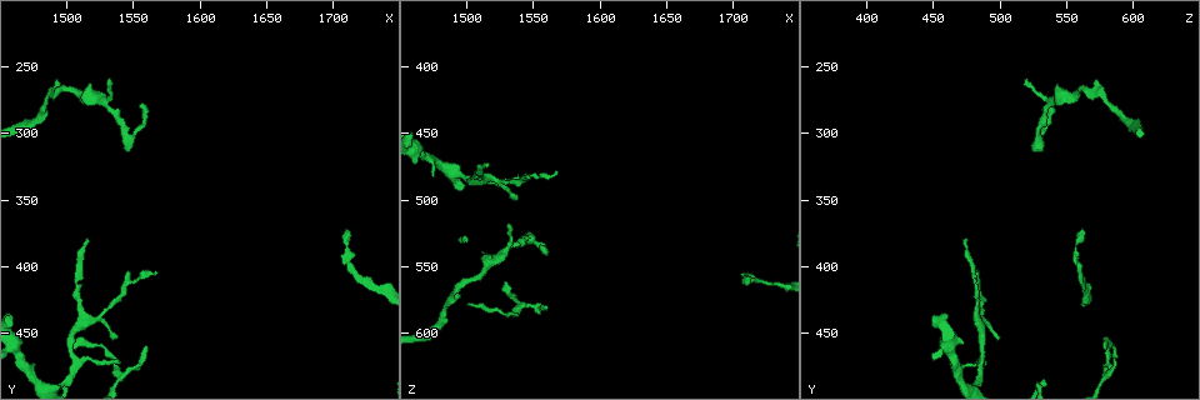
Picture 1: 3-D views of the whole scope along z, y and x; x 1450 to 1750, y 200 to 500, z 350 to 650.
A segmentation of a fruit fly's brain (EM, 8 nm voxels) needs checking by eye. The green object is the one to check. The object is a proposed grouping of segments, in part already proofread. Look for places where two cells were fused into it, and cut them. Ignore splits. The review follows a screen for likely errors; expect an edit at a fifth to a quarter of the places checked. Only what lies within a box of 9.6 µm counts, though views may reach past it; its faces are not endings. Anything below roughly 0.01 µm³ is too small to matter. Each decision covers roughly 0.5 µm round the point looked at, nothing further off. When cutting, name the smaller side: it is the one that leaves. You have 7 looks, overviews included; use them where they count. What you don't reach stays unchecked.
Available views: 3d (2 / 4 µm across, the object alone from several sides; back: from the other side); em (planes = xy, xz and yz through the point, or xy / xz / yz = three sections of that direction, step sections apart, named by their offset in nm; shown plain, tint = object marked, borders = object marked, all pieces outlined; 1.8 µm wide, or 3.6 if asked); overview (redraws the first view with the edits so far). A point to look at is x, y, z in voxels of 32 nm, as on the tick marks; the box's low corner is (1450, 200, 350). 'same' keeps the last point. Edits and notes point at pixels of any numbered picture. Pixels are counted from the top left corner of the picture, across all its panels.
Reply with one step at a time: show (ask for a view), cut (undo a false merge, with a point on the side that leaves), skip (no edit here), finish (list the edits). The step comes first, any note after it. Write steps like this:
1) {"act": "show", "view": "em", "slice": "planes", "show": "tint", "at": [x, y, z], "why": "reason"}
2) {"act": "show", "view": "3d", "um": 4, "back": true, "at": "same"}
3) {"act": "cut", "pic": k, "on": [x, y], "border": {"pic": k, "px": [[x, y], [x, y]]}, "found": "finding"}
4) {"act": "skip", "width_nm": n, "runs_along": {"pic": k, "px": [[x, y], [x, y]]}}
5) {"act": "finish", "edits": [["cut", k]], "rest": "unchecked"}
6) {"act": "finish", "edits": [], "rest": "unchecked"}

{"act": "show", "view": "em", "slice": "planes", "show": "plain", "at": [1708, 388, 558], "why": "thin neck"}

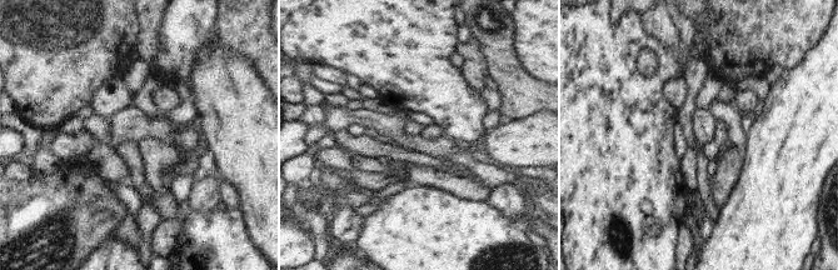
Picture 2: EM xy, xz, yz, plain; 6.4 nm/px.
{"act": "show", "view": "em", "slice": "planes", "show": "borders", "at": "same", "why": "what lies round it"}

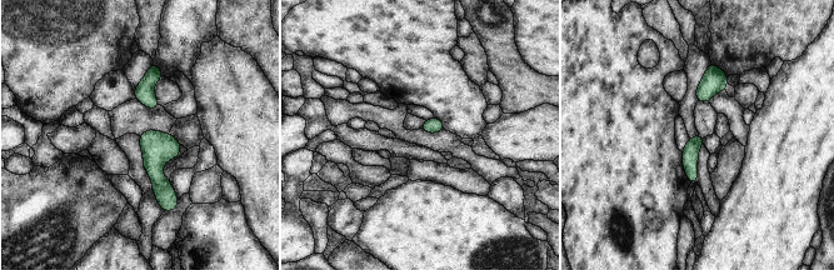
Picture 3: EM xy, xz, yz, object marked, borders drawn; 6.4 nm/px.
{"act": "skip", "runs_along": {"pic": 3, "px": [[699, 139], [692, 148], [693, 180]]}, "found": "continuous, no second cell"}

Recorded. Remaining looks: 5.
{"act": "show", "view": "3d", "um": 2, "at": [1512, 444, 484], "why": "a fork"}

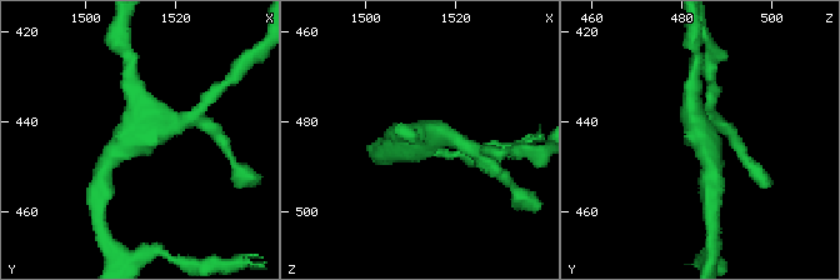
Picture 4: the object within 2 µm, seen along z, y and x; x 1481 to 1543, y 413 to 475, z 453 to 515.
{"act": "show", "view": "em", "slice": "planes", "show": "tint", "at": [1511, 442, 484]}

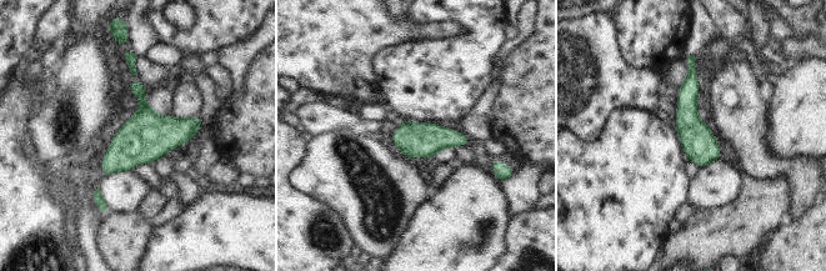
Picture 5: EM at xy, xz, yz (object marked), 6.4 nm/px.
{"act": "skip", "width_nm": 220, "runs_along": {"pic": 5, "px": [[691, 64], [687, 124], [701, 164]]}, "found": "one cell here"}

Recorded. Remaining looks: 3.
{"act": "show", "view": "3d", "um": 2, "at": [1542, 298, 530], "why": "abrupt turn"}

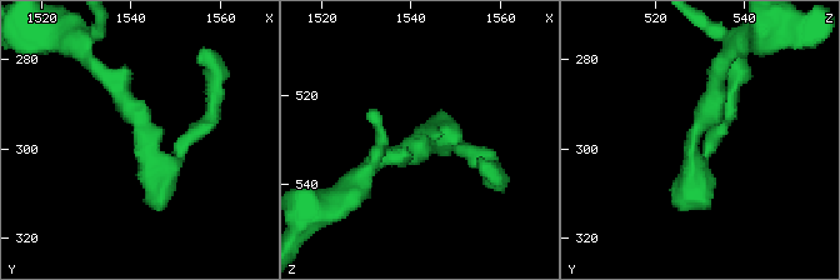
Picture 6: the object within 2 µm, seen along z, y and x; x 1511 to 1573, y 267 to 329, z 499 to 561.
{"act": "show", "view": "em", "slice": "planes", "show": "tint", "at": [1543, 297, 529]}

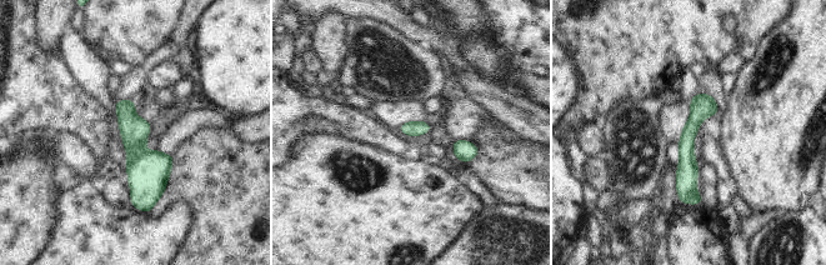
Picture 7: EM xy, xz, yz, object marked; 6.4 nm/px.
{"act": "skip", "width_nm": 100, "runs_along": {"pic": 7, "px": [[707, 96], [687, 135], [697, 201]]}, "found": "one cell here"}

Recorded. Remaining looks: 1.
{"act": "finish", "edits": [], "rest": "unchecked"}

